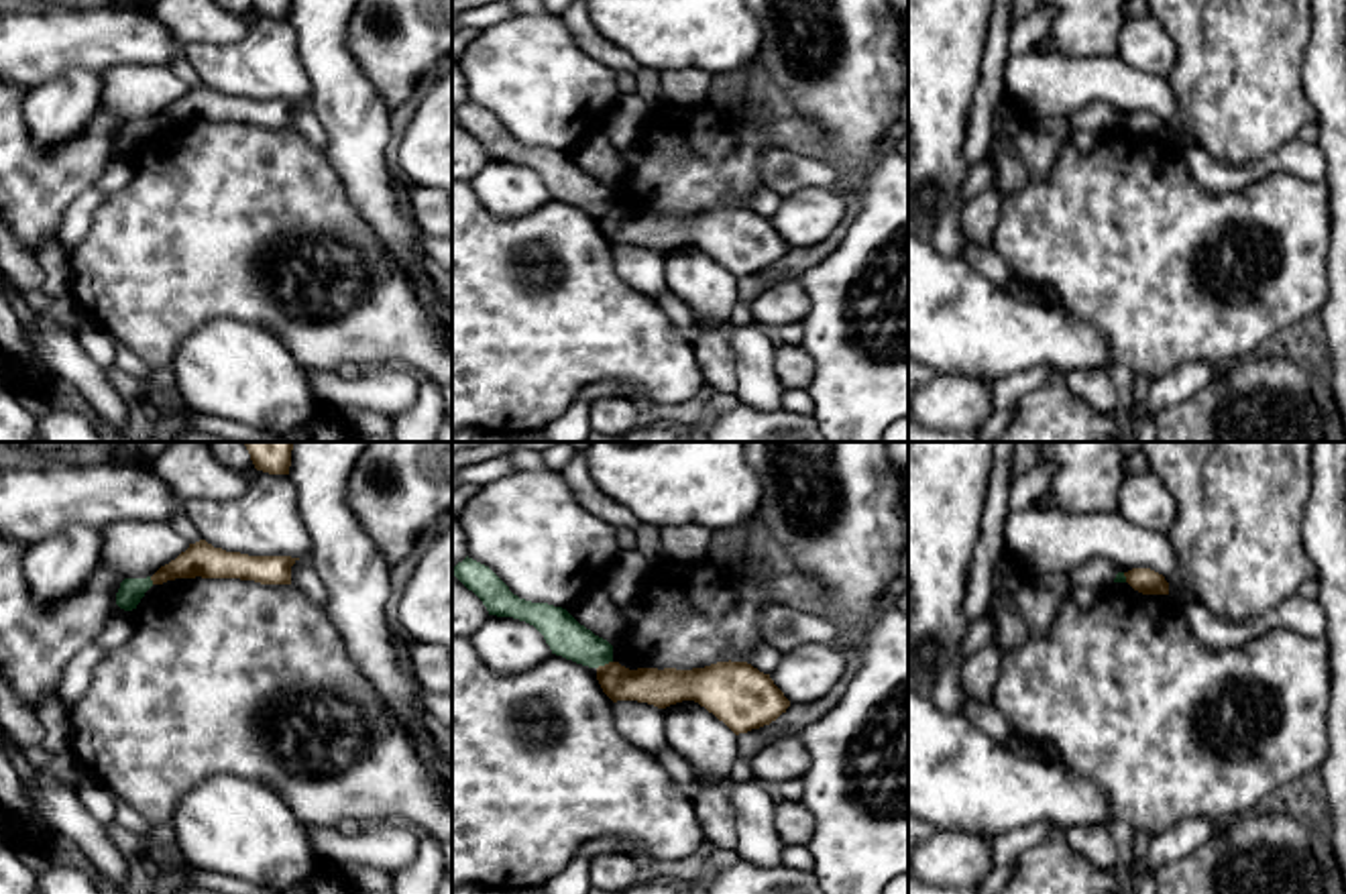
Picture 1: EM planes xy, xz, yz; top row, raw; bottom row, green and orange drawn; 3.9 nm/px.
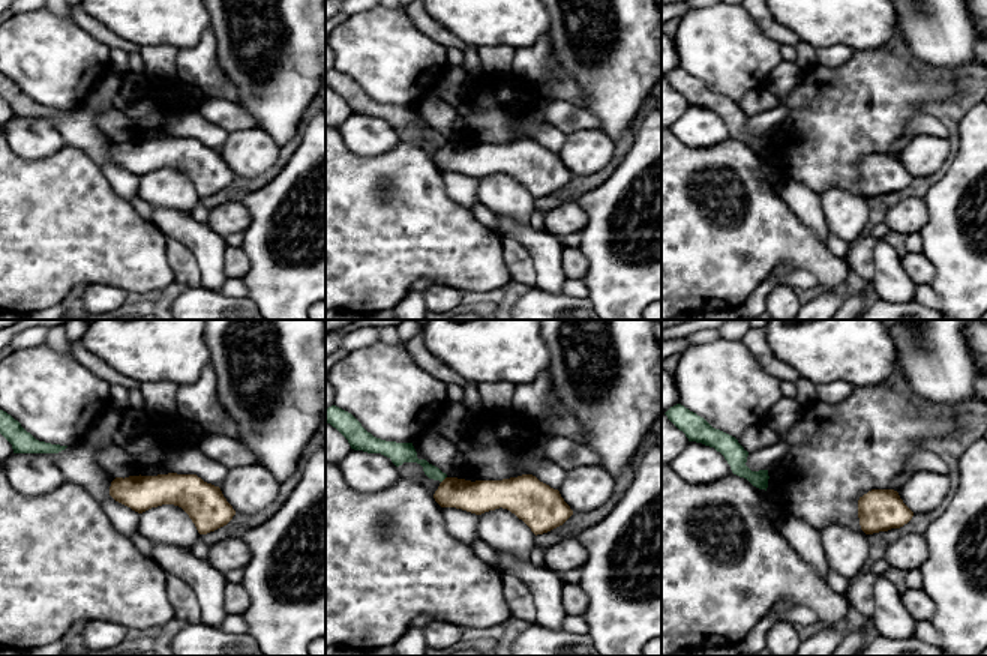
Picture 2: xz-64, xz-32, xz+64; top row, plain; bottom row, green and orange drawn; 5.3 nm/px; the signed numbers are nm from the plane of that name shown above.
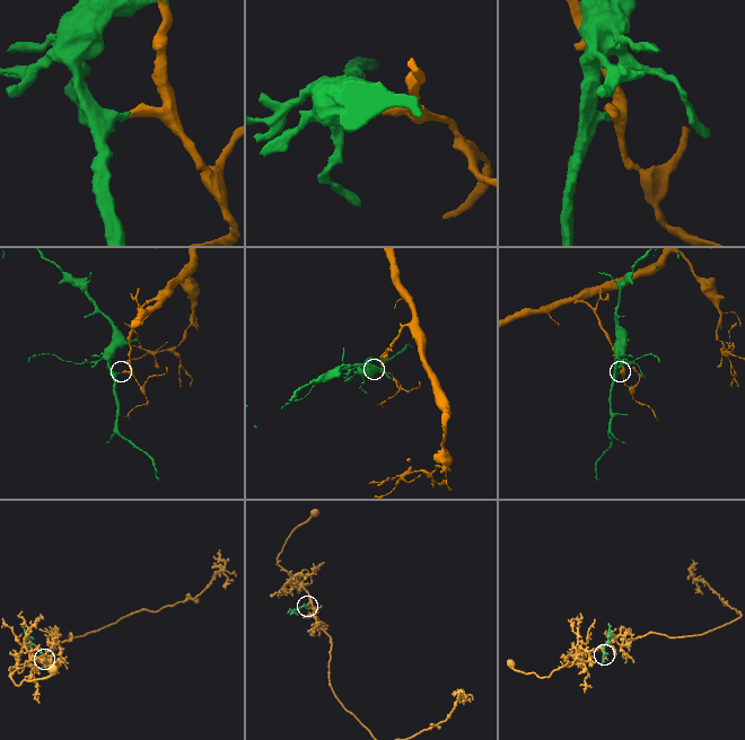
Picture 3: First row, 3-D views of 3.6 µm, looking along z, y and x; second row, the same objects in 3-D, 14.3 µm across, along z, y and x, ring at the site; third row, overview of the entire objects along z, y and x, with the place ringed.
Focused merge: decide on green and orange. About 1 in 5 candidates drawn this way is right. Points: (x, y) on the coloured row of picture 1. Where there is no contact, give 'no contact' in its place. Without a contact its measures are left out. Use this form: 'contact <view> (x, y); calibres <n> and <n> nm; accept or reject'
contact xz (603, 664); calibres 150 and 140 nm; reject

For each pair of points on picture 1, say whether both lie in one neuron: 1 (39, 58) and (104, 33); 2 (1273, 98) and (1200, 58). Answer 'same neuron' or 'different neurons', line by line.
1: same neuron
2: same neuron

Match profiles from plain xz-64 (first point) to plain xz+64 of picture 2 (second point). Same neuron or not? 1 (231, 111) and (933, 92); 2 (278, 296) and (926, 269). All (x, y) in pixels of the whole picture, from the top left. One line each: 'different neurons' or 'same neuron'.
1: different neurons
2: different neurons

